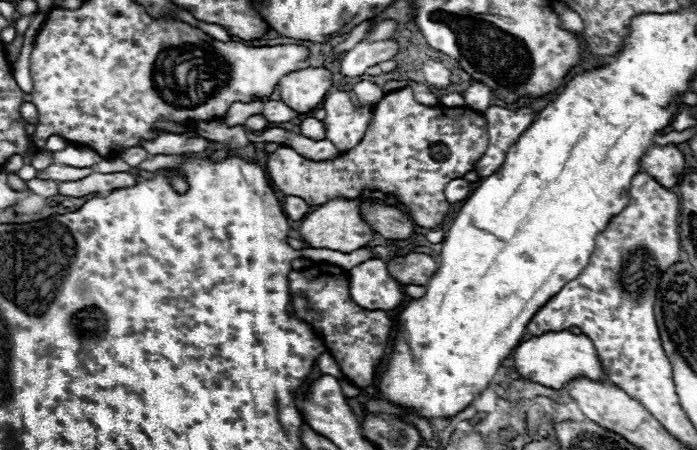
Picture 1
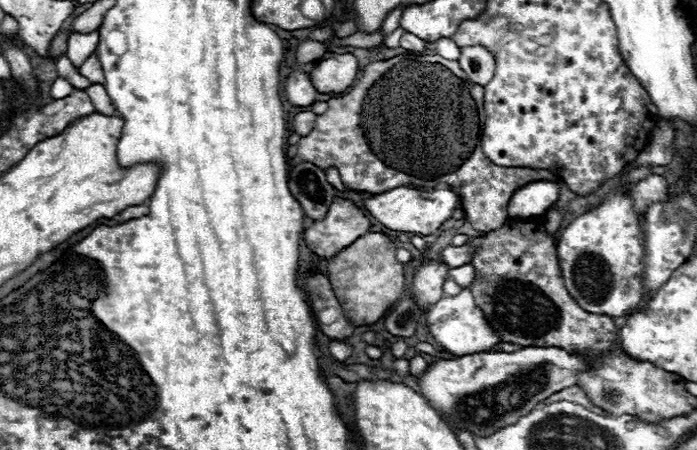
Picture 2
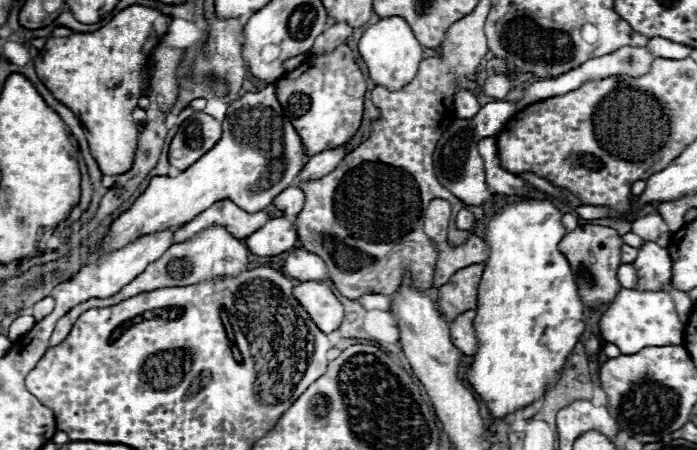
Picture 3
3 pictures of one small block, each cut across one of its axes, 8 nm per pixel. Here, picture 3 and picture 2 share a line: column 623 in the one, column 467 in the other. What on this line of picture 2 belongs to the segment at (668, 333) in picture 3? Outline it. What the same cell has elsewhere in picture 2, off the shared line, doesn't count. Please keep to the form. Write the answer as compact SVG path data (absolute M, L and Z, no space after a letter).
M464 288L458 296L442 296L436 304L432 304L424 312L424 320L426 320L430 334L436 338L436 342L446 352L452 352L458 356L464 356L468 352L490 350L500 342L500 336L484 320L484 312L480 312L480 308L476 308L474 296L472 296L472 292L468 292L468 288Z

